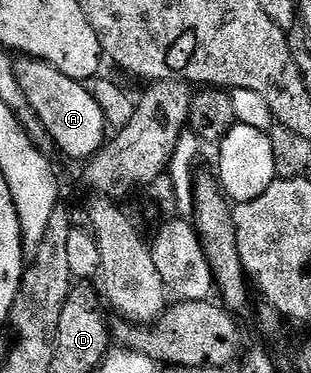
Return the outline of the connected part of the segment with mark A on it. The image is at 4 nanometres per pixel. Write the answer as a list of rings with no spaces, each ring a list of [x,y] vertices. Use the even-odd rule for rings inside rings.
[[[17,58],[16,76],[18,85],[22,85],[22,93],[26,93],[26,101],[42,121],[47,136],[52,137],[70,158],[91,160],[106,142],[106,122],[93,92],[81,80],[66,77],[66,73],[41,59]]]

